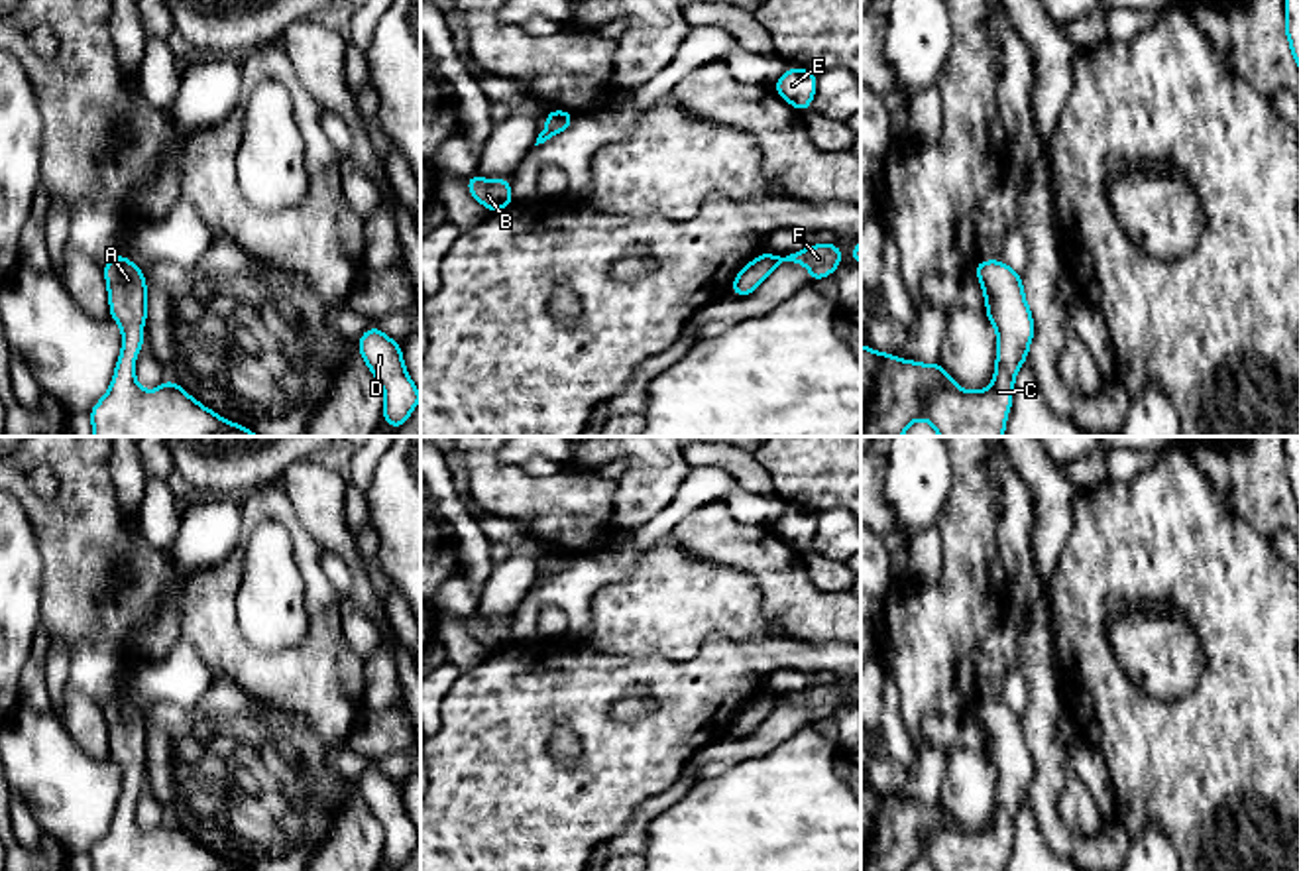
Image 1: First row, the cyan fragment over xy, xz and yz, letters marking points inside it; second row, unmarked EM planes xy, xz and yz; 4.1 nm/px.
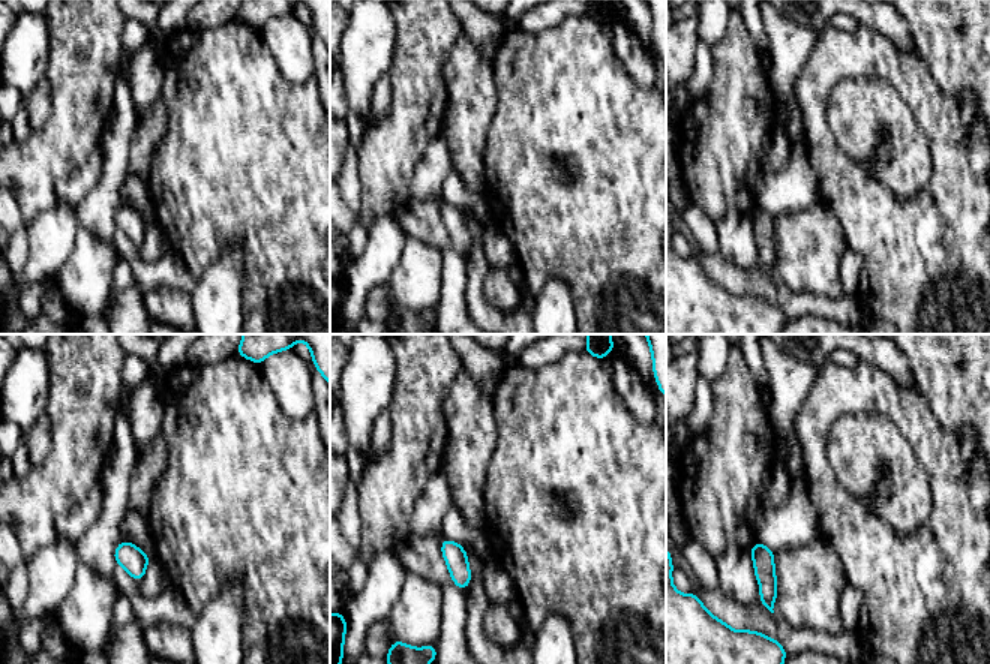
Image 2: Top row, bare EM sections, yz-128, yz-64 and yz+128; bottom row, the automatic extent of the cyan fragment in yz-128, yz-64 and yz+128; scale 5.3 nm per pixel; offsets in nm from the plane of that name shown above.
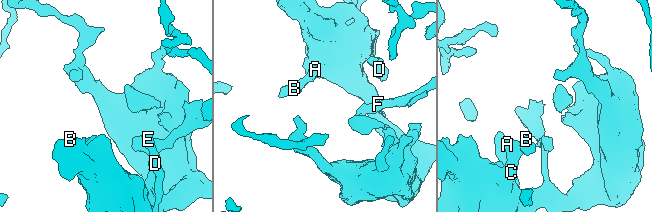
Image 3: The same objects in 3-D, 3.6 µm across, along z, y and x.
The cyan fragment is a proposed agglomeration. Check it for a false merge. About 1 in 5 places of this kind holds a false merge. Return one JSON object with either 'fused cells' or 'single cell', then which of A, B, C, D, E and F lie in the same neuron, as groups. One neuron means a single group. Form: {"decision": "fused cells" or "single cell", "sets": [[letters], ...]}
{"decision": "single cell", "sets": [["A", "B", "C", "D", "E", "F"]]}

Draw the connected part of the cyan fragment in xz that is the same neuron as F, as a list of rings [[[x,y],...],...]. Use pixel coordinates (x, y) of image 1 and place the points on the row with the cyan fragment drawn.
[[[812,244],[802,252],[790,252],[784,256],[772,256],[762,252],[749,261],[733,279],[731,295],[751,295],[768,273],[780,263],[804,263],[810,269],[812,283],[831,275],[841,263],[841,248],[833,244]]]

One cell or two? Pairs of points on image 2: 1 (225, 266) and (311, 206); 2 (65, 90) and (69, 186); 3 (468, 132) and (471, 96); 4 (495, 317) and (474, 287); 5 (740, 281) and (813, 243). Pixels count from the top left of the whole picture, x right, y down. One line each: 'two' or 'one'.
1: two
2: two
3: one
4: one
5: two

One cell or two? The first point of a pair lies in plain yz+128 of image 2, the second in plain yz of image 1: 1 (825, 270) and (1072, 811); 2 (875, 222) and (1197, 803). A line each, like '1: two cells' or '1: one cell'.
1: one cell
2: one cell

